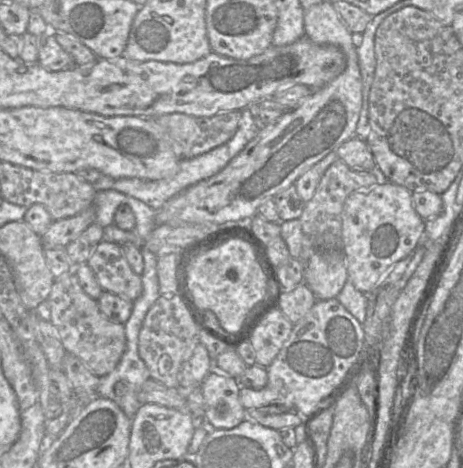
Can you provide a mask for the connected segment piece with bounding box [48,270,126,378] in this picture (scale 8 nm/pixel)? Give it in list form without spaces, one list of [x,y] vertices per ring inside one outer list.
[[[74,270],[55,279],[48,302],[49,322],[57,329],[66,353],[77,357],[98,378],[112,372],[126,349],[124,324],[113,323],[102,315],[97,301],[81,288]]]

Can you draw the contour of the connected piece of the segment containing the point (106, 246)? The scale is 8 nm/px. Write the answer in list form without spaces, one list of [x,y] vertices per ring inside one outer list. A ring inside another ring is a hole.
[[[101,241],[87,264],[103,291],[118,295],[130,302],[134,302],[141,296],[141,275],[132,270],[121,245]]]

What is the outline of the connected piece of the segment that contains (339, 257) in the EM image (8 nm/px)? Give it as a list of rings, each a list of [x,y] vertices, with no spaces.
[[[342,250],[316,252],[306,263],[304,283],[315,295],[316,301],[336,298],[347,280]]]

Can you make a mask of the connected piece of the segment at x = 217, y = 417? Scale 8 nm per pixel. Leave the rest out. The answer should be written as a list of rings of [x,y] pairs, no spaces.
[[[212,370],[201,384],[201,391],[205,421],[210,429],[232,429],[247,418],[234,377]]]

